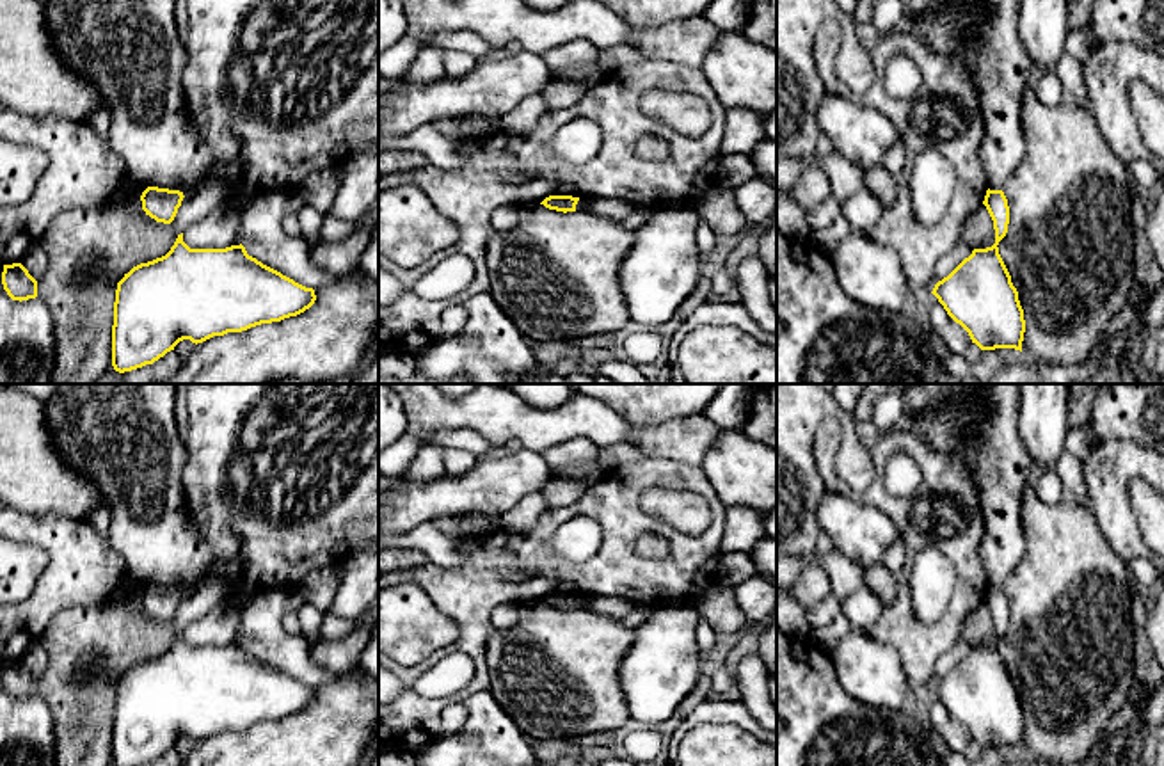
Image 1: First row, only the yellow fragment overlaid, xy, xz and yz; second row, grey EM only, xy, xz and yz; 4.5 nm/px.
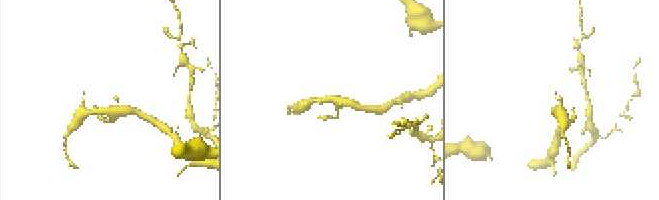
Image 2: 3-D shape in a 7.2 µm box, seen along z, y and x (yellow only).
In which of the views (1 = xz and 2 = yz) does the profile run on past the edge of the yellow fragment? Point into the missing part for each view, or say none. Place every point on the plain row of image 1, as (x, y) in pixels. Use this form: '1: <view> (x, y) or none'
1: none
2: none

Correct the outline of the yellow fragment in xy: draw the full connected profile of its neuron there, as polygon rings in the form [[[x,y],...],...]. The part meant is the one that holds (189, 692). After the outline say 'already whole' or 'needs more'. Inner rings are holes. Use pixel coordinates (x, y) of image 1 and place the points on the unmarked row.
[[[178,633],[171,649],[133,665],[117,681],[112,723],[112,764],[142,766],[190,738],[203,741],[213,734],[242,730],[261,722],[281,720],[309,707],[315,688],[249,654],[245,645],[190,647]]]; already whole

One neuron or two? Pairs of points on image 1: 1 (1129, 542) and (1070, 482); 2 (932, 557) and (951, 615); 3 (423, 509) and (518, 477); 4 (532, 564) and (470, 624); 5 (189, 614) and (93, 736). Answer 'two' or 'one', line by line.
1: two
2: two
3: one
4: one
5: one

